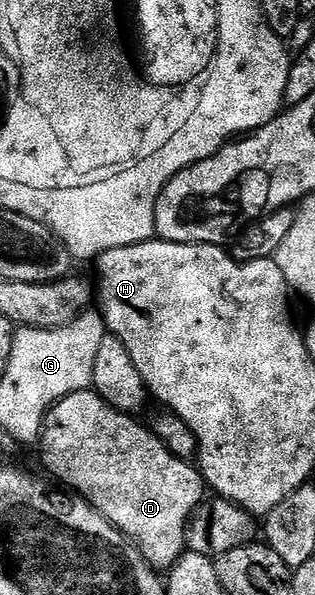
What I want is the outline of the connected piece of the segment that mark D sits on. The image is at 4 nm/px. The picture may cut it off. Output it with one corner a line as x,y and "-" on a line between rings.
93,390
77,392
76,394
68,394
59,404
55,404
46,414
46,420
42,424
42,435
40,437
40,449
42,448
42,460
46,463
46,468
59,480
62,484
67,484
71,493
77,494
82,499
87,500
92,507
105,520
122,532
127,540
133,542
140,555
145,558
146,563
155,570
169,570
173,568
174,563
182,557
182,553
187,551
188,545
186,542
186,530
190,527
190,516
197,510
199,504
203,503
204,495
202,496
202,488
204,492
204,481
202,473
191,461
181,460
172,455
168,449
162,444
162,439
155,436
149,427
146,428
142,424
137,424
133,415
122,412
99,396

